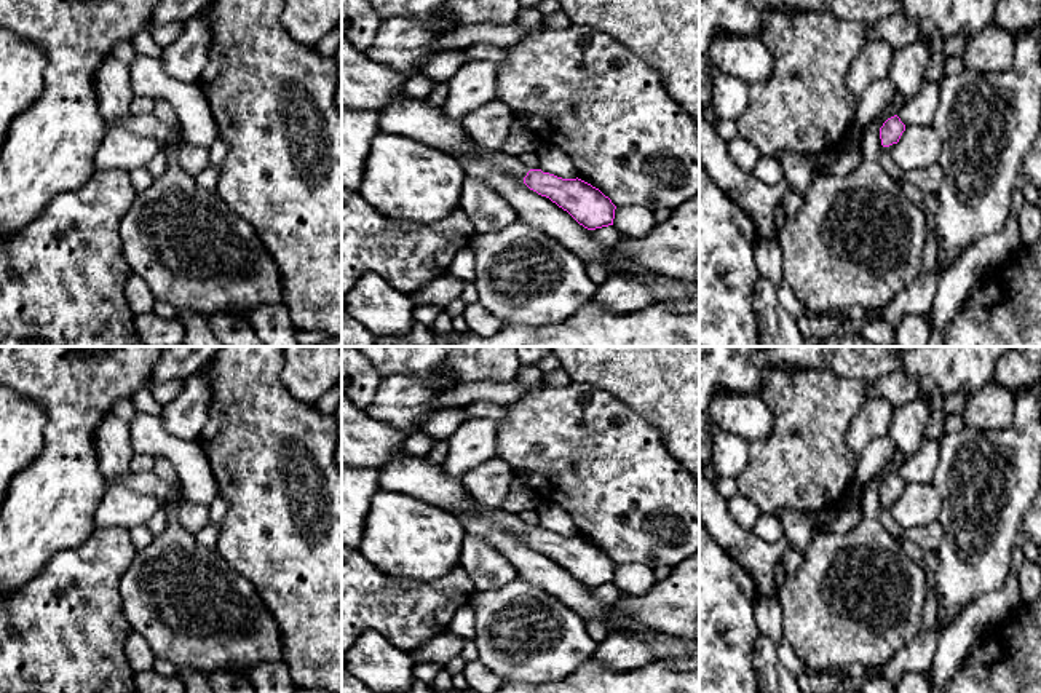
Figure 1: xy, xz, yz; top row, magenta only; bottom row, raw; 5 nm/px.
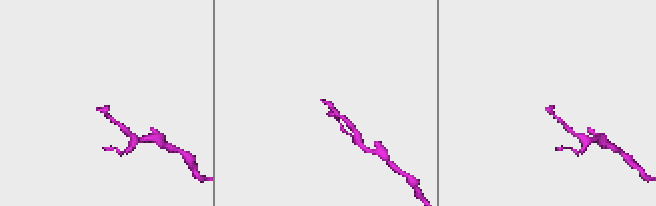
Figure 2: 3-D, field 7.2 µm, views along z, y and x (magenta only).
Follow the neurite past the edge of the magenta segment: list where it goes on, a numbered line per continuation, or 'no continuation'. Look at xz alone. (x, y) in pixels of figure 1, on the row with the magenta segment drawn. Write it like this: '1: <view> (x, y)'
1: xz (503, 162)

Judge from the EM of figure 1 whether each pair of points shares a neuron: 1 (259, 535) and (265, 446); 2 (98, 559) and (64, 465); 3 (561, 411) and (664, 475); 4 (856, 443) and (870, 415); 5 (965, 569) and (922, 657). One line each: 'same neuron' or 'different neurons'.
1: same neuron
2: different neurons
3: same neuron
4: same neuron
5: different neurons

